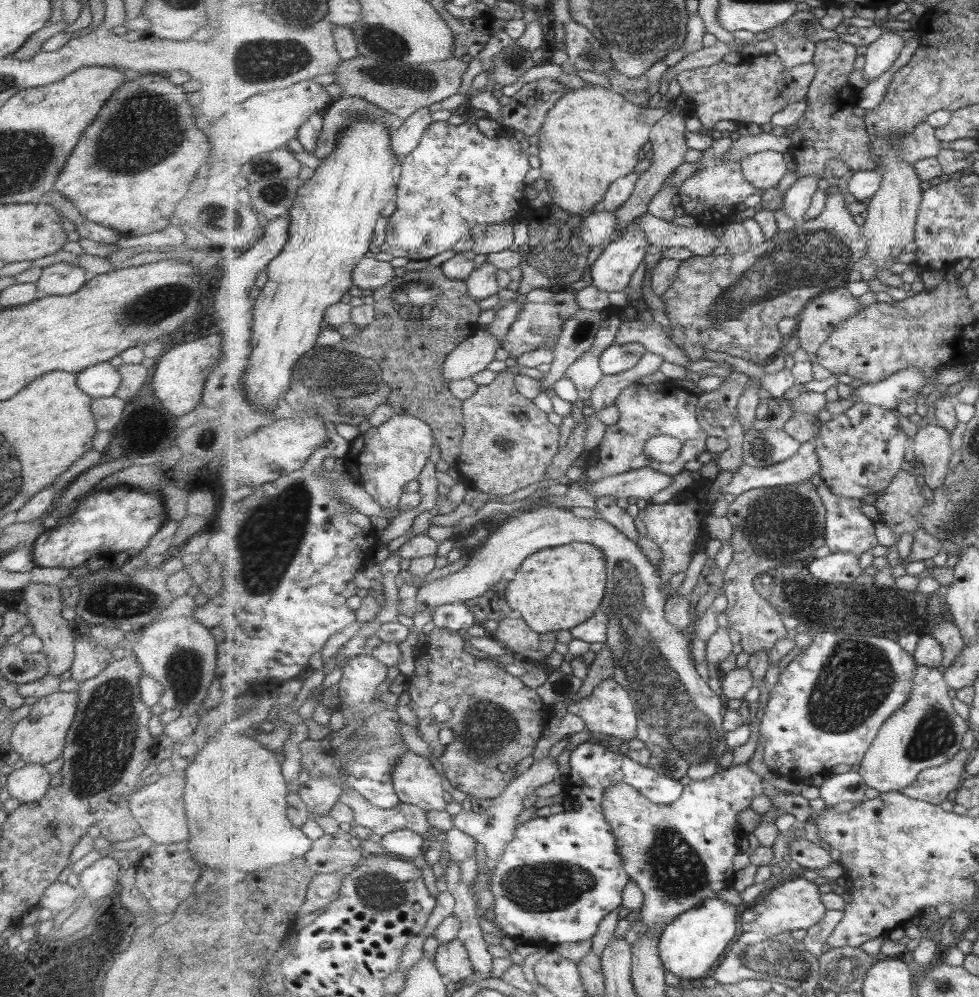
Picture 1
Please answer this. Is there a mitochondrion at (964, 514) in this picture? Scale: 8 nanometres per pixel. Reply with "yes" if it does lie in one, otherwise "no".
yes

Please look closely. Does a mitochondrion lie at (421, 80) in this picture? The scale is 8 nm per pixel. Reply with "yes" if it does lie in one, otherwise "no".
yes

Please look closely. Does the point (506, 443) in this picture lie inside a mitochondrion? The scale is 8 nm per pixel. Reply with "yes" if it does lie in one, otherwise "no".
yes

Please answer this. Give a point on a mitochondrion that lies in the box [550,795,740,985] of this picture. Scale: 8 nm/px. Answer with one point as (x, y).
(678, 873)

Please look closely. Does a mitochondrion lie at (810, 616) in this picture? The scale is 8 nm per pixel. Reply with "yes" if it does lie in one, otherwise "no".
no

